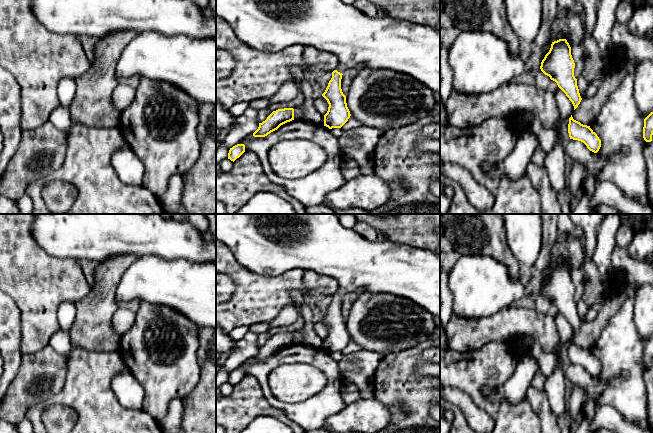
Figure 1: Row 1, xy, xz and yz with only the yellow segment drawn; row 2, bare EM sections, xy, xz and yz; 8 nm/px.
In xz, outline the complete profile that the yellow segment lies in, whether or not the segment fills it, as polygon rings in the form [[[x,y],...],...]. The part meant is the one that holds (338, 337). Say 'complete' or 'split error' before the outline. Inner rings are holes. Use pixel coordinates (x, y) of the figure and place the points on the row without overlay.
split error | [[[216,214],[216,240],[225,244],[241,265],[259,275],[274,277],[292,269],[303,269],[304,271],[307,270],[334,278],[339,283],[339,289],[337,293],[332,296],[332,302],[329,305],[325,316],[322,318],[329,328],[328,335],[324,339],[324,350],[329,353],[341,352],[351,340],[347,331],[346,320],[343,318],[341,313],[341,303],[347,293],[353,292],[359,288],[370,293],[388,293],[406,298],[415,302],[417,305],[420,305],[433,316],[440,318],[440,256],[425,249],[391,242],[387,239],[382,242],[367,240],[365,237],[355,232],[353,228],[343,226],[338,219],[338,214]]]

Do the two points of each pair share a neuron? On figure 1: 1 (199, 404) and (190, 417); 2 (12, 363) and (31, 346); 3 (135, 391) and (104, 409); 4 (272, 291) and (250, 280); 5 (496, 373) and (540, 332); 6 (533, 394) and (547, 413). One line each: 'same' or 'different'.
1: same
2: different
3: different
4: same
5: different
6: same

